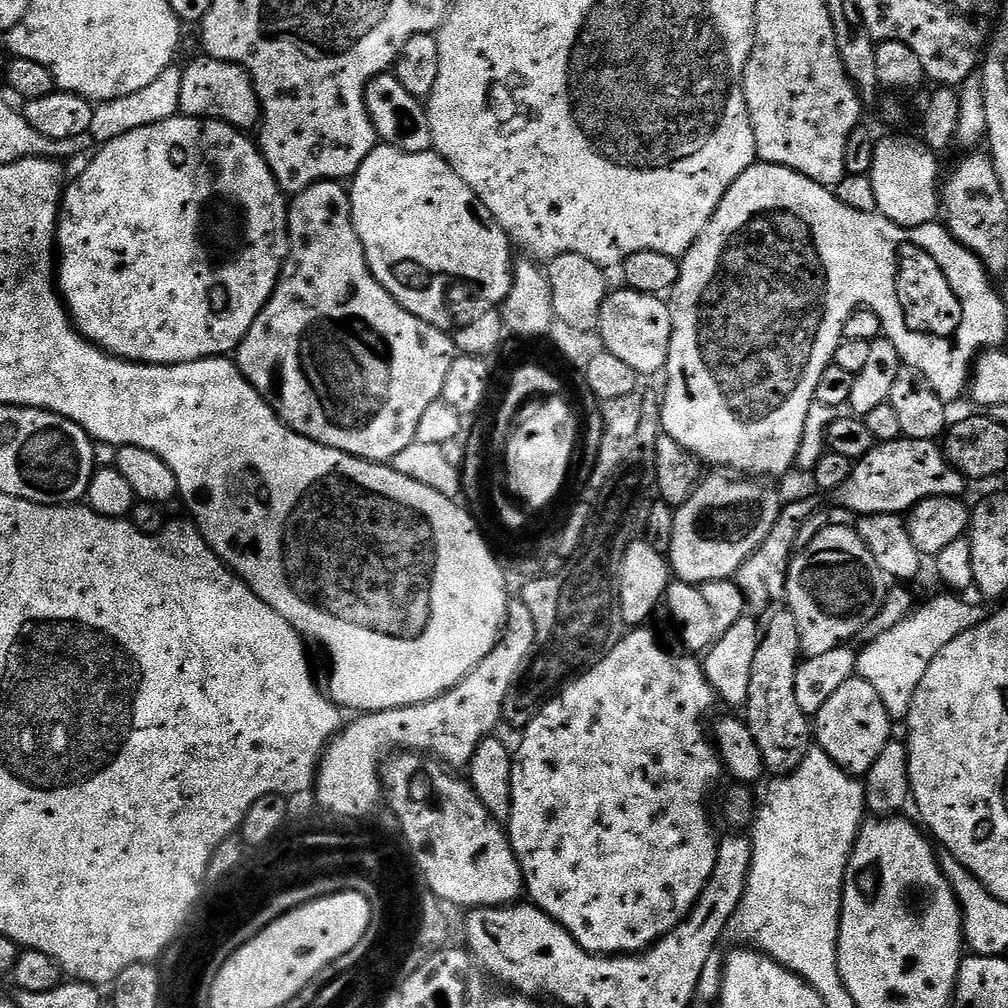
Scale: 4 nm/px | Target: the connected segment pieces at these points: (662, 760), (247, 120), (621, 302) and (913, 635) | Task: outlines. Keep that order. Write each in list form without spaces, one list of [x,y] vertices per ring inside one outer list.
[[[648,626],[633,627],[620,637],[606,658],[569,679],[523,729],[524,737],[520,745],[514,748],[512,809],[506,822],[506,831],[524,875],[527,899],[547,916],[557,920],[576,939],[578,946],[588,952],[595,952],[597,956],[642,954],[661,938],[669,936],[692,913],[693,906],[714,874],[718,831],[712,825],[712,816],[708,813],[708,791],[712,784],[719,782],[722,765],[709,733],[704,733],[703,720],[711,714],[712,707],[718,704],[718,697],[708,684],[701,661],[688,654],[675,656],[667,652],[650,629]]]
[[[201,54],[197,60],[183,65],[180,112],[185,116],[220,120],[237,130],[255,129],[262,119],[252,75],[239,64],[216,60],[207,54]]]
[[[612,290],[604,297],[598,329],[598,335],[604,339],[603,347],[610,354],[622,358],[622,362],[634,366],[641,377],[648,378],[655,372],[663,373],[672,341],[672,309],[659,296],[623,291]]]
[[[943,594],[937,600],[928,600],[924,605],[909,612],[908,617],[890,630],[869,639],[865,648],[859,649],[856,657],[856,671],[859,679],[870,682],[878,690],[878,698],[886,706],[893,721],[900,722],[907,717],[918,690],[918,682],[926,674],[930,662],[954,638],[966,634],[986,619],[976,604],[967,604],[956,594]]]

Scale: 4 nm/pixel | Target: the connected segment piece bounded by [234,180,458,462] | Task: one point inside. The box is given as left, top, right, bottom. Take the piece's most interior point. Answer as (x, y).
(342, 363)

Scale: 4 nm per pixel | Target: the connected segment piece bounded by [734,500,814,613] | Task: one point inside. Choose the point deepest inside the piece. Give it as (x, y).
(763, 578)

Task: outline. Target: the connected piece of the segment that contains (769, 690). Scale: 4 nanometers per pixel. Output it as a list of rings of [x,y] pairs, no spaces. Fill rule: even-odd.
[[[775,612],[767,617],[768,625],[763,625],[758,650],[754,650],[746,705],[747,726],[761,750],[765,773],[772,778],[791,774],[814,744],[813,721],[802,714],[802,709],[794,699],[794,674],[800,652],[798,626],[791,612]]]

